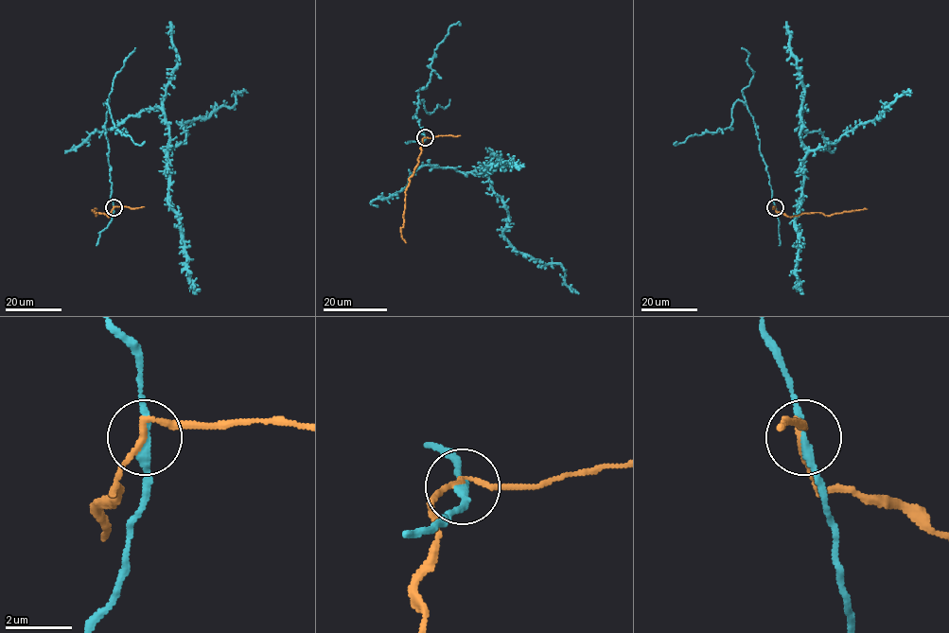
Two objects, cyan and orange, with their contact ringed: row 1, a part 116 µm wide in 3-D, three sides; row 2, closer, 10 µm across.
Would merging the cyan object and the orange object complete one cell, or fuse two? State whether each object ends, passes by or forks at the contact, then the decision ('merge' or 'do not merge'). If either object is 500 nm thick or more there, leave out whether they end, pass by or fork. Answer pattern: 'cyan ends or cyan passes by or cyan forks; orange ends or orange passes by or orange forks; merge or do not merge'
cyan passes by; orange passes by; do not merge

